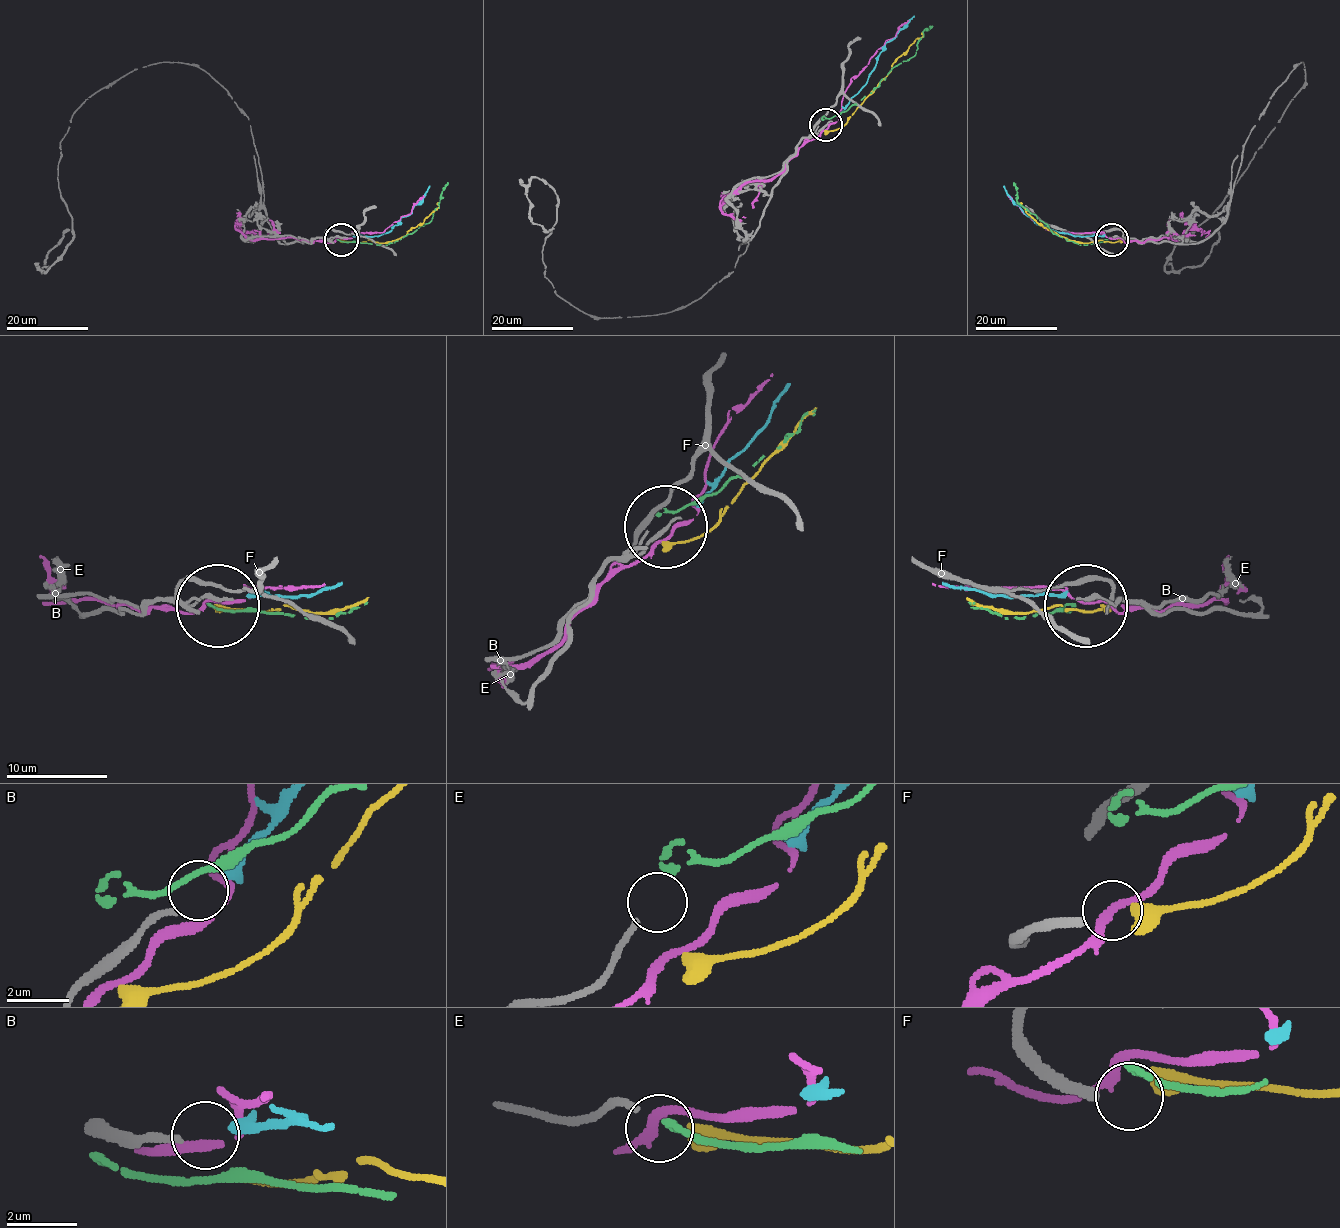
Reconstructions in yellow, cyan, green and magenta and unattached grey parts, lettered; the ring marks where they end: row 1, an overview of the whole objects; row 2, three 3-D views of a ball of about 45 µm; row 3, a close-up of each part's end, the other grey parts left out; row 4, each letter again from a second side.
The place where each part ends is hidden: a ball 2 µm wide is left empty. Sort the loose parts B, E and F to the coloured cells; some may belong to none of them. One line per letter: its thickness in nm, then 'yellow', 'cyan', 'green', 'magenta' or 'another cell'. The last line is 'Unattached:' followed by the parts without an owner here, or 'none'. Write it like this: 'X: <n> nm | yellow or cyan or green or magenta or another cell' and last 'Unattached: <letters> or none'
B: 200 nm | cyan
E: 190 nm | green
F: 320 nm | another cell
Unattached: F

